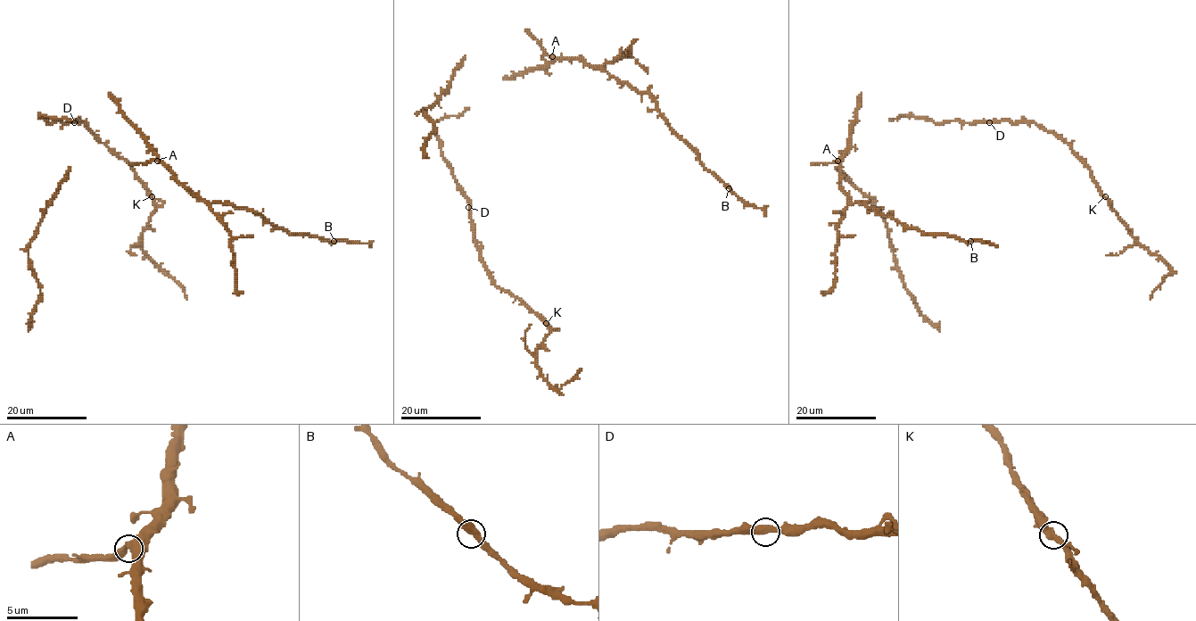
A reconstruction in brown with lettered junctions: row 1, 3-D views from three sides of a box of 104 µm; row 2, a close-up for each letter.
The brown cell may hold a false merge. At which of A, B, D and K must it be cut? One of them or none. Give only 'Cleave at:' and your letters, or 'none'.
Cleave at: none

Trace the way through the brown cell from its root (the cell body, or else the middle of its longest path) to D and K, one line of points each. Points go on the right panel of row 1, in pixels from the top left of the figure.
D: (896, 118), (914, 115), (936, 123), (989, 122)
K: (896, 118), (914, 115), (936, 123), (1011, 121), (1040, 124), (1070, 145), (1104, 196)

